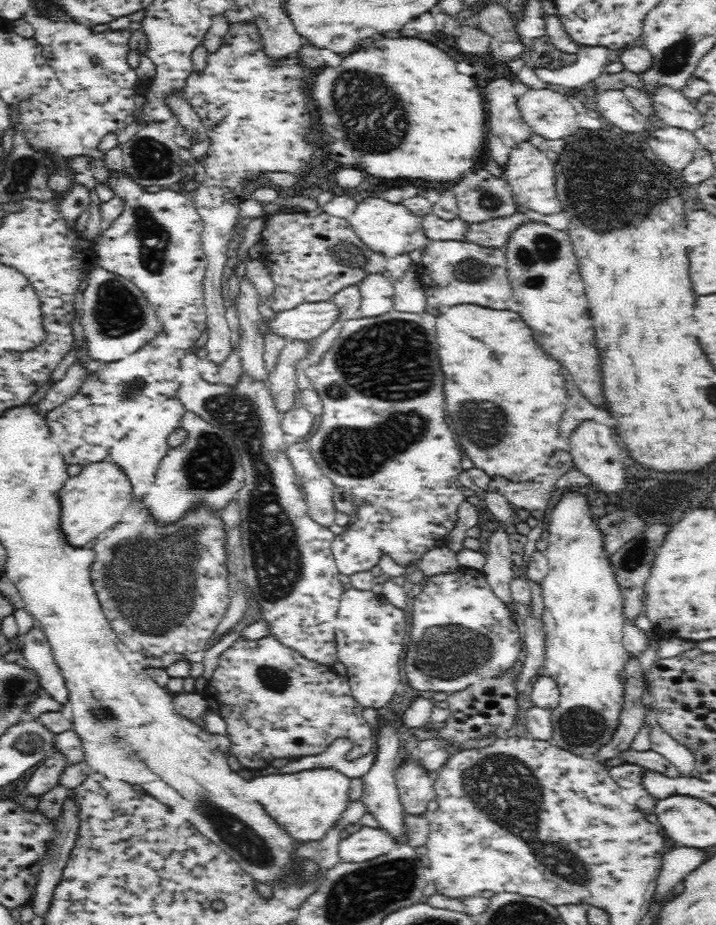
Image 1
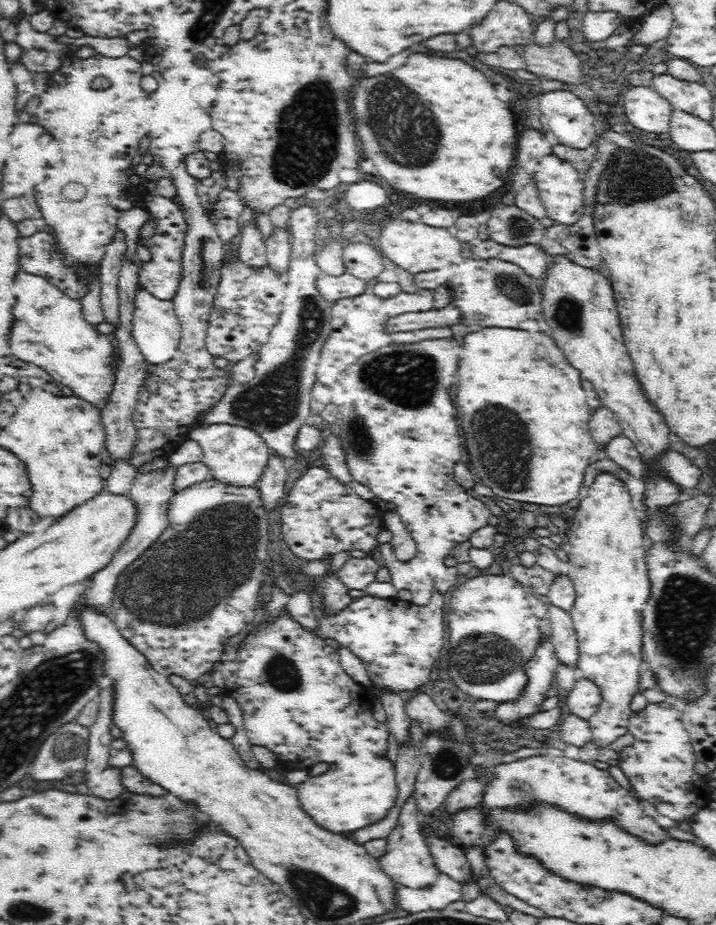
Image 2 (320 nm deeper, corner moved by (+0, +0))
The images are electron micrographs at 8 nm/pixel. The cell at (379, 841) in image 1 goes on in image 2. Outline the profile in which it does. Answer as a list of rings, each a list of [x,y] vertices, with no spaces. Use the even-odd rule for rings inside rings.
[[[408,798],[400,809],[397,818],[397,824],[384,837],[386,842],[386,852],[377,859],[377,865],[387,874],[395,883],[406,886],[423,887],[435,879],[435,874],[439,873],[437,866],[430,856],[428,847],[424,842],[423,836],[419,833],[418,817],[420,813],[413,798]]]

